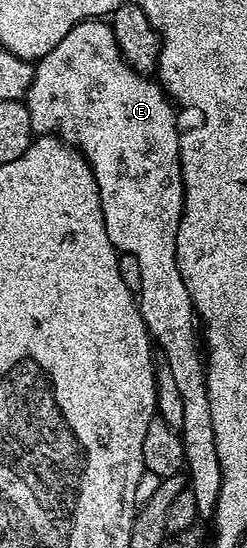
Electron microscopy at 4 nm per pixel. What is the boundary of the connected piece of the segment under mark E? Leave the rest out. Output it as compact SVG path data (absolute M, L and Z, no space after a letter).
M101 18L81 20L67 34L67 38L63 38L63 42L59 42L59 46L55 46L55 50L48 52L42 60L36 61L33 70L33 81L29 83L29 90L25 93L23 101L30 110L31 126L33 127L34 133L56 134L60 136L66 144L75 145L77 151L85 157L85 161L89 163L89 168L92 170L93 177L97 183L103 218L105 219L107 234L111 238L113 247L117 249L118 253L126 256L133 256L135 262L139 262L139 274L141 275L139 307L141 310L141 317L145 323L146 330L149 331L152 343L159 349L160 357L162 354L165 358L165 360L163 360L164 367L169 368L172 376L175 378L175 386L179 390L179 398L183 402L183 426L179 431L181 434L181 441L183 442L183 450L185 451L187 488L188 491L195 494L195 506L197 507L198 517L212 517L215 506L217 505L217 499L219 498L221 467L219 466L219 454L215 450L215 430L211 427L211 402L207 398L203 359L201 360L201 352L197 349L197 332L193 329L193 320L195 324L193 299L187 294L187 286L183 286L183 278L179 274L179 266L177 265L177 231L179 230L179 222L181 221L181 211L185 205L185 183L181 177L181 132L179 131L179 127L177 128L178 109L175 107L174 101L170 99L165 89L161 87L156 79L150 78L146 73L136 72L136 70L122 58L119 46L115 42L112 23L106 22Z

